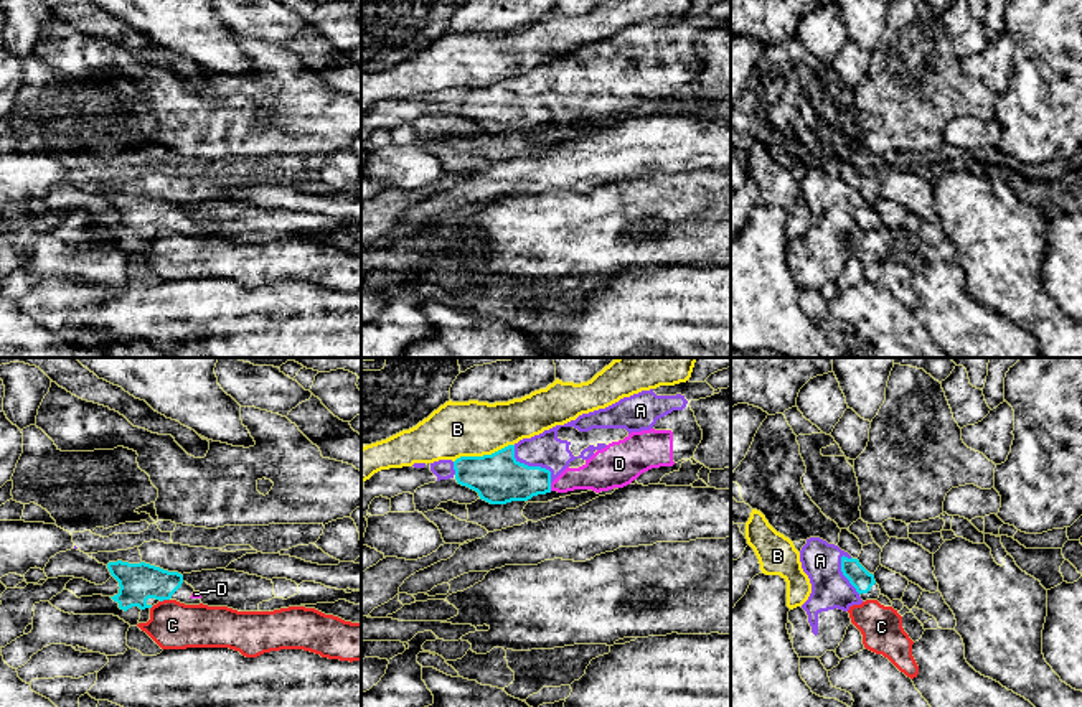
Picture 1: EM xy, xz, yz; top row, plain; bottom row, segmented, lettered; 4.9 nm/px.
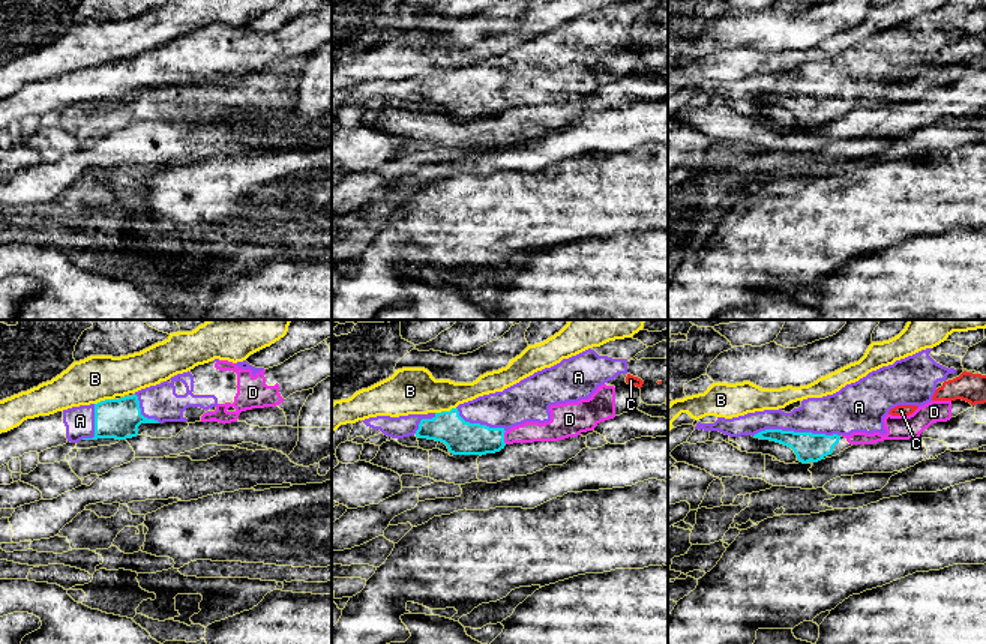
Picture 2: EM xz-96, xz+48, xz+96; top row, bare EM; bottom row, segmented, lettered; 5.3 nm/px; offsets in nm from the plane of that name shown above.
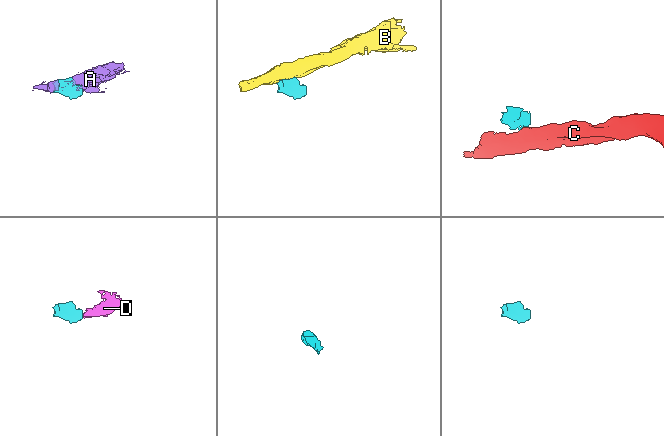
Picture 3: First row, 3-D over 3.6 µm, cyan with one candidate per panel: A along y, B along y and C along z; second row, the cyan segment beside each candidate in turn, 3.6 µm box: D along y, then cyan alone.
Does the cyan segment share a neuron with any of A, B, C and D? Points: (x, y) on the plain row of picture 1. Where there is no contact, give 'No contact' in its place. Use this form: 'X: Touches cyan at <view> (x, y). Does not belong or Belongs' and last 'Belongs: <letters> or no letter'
A: Touches cyan at xz (531, 98). Belongs
B: Touches cyan at xz (484, 86). Does not belong
C: Touches cyan at xy (164, 229). Does not belong
D: Touches cyan at xz (550, 117). Belongs
Belongs: A, D

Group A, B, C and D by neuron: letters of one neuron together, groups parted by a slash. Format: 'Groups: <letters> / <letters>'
Groups: A D / B / C

